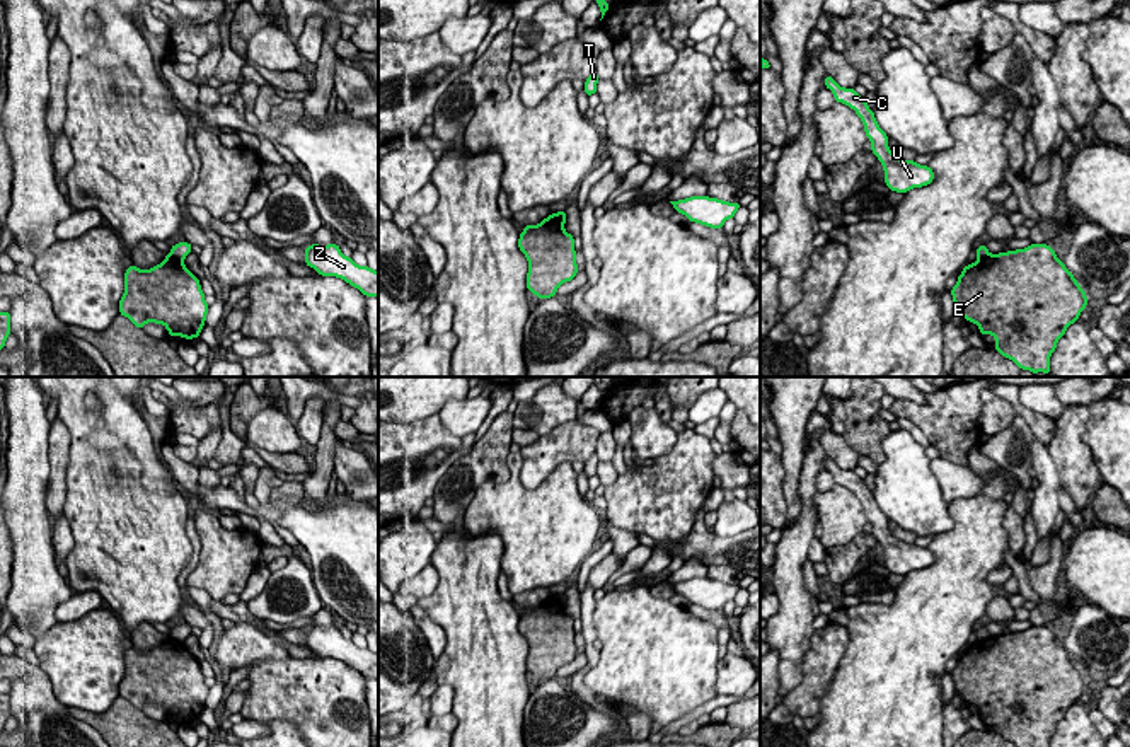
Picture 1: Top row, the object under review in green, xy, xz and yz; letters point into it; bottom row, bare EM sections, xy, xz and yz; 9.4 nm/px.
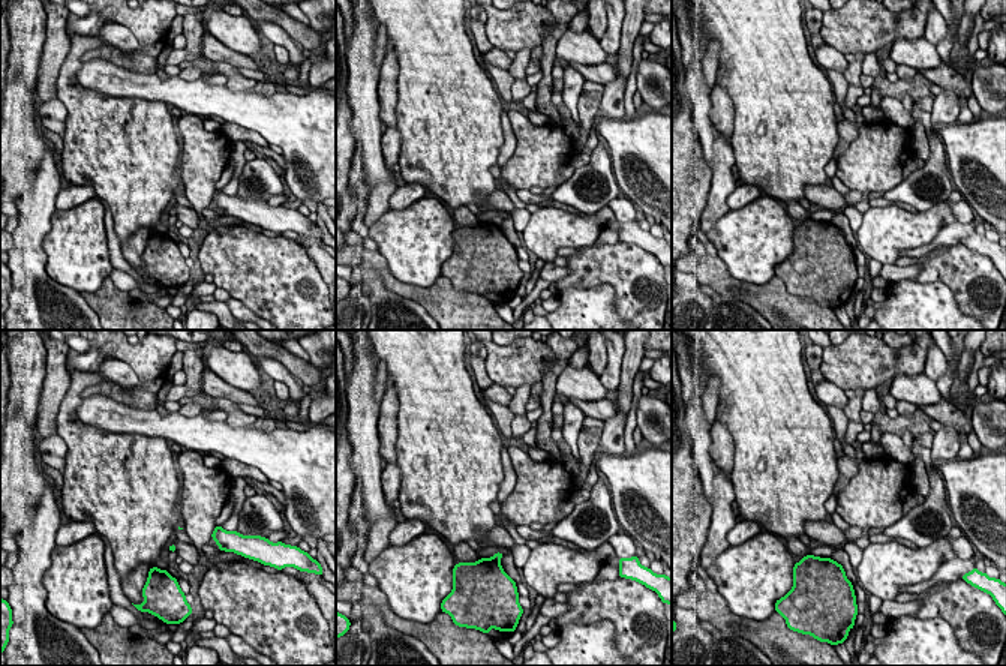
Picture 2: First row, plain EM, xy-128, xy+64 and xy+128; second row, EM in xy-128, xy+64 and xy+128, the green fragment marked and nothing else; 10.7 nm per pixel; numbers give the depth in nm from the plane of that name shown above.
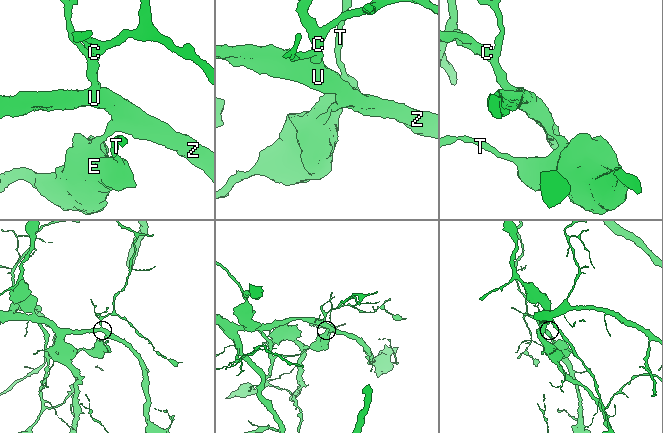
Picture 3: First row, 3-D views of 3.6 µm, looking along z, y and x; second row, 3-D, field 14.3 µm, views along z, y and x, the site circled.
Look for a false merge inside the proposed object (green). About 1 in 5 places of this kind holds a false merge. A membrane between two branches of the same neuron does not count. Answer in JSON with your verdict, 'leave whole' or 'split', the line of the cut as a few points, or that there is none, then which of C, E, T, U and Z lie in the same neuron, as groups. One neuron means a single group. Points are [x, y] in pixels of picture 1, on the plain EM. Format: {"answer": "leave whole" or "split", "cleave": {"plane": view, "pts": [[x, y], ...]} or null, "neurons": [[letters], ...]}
{"answer": "split", "cleave": {"plane": "xy", "pts": [[169, 635], [183, 643]]}, "neurons": [["C", "U", "Z"], ["E", "T"]]}

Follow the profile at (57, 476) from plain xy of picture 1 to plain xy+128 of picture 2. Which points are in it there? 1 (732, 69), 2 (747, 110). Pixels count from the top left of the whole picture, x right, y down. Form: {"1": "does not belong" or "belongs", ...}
{"1": "does not belong", "2": "does not belong"}

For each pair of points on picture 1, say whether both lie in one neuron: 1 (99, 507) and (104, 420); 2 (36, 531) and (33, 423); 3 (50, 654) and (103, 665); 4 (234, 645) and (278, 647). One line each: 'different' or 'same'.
1: same
2: same
3: same
4: same

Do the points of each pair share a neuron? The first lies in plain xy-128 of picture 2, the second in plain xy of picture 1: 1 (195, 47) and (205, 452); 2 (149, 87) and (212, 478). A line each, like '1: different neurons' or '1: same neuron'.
1: same neuron
2: different neurons

